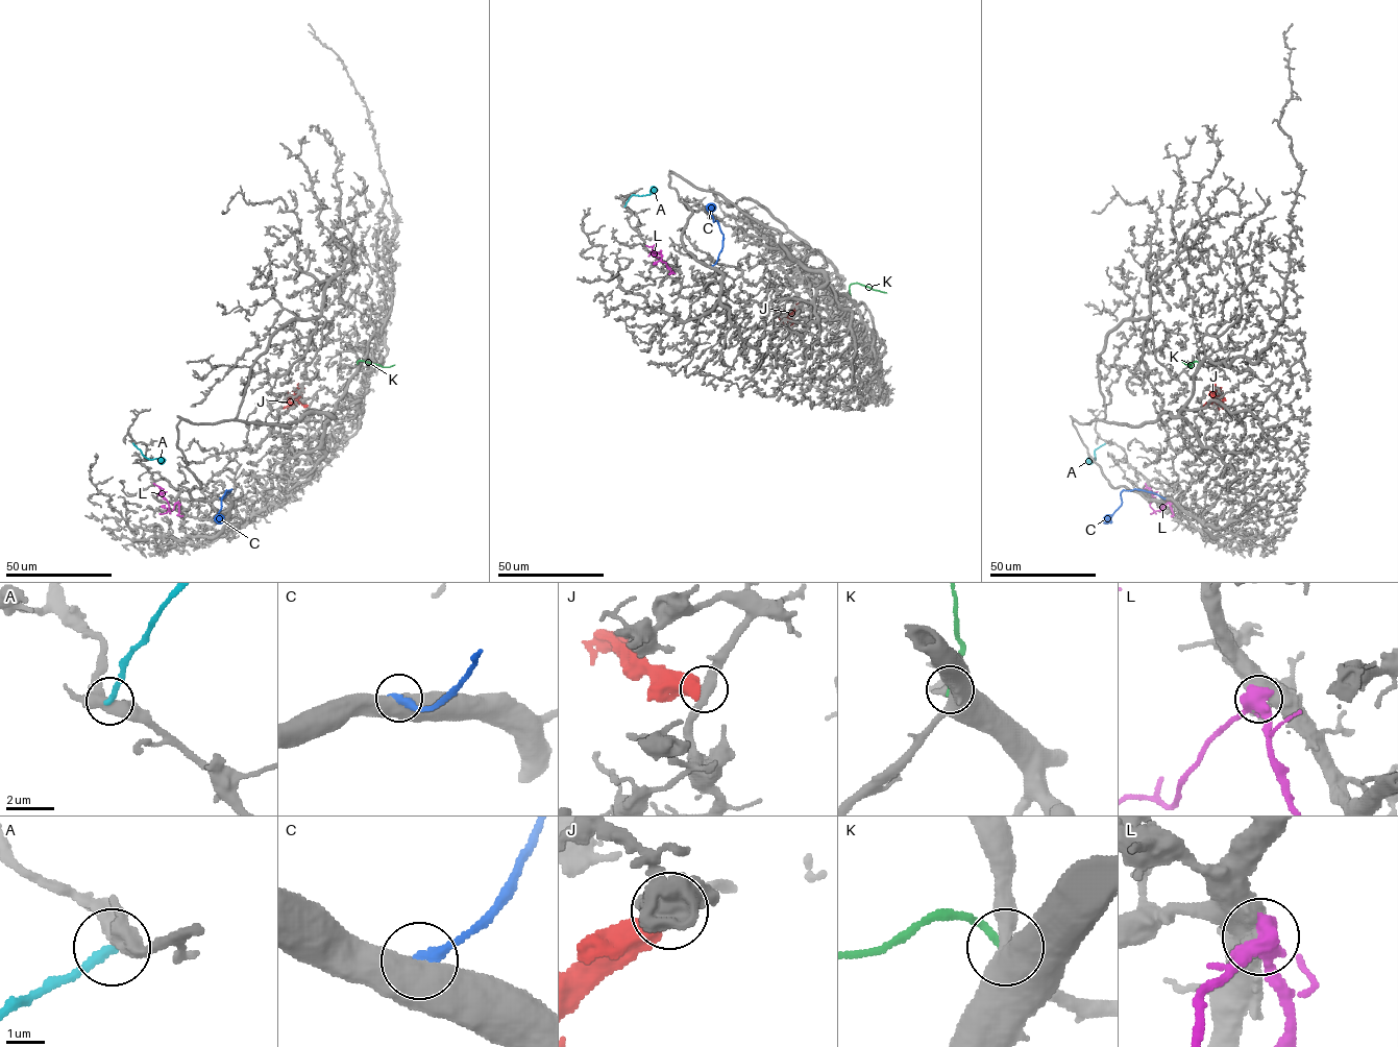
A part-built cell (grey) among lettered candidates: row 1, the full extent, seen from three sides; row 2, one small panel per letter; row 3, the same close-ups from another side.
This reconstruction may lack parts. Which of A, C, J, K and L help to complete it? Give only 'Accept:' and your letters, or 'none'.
Accept: none

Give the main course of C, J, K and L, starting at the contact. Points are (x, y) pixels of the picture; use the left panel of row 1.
C: (219, 497), (222, 498), (230, 489), (221, 501), (220, 522)
J: (309, 406), (293, 399), (300, 388), (298, 385)
K: (357, 363), (359, 360), (383, 367), (394, 365)
L: (177, 502), (169, 511), (160, 486), (153, 483)

